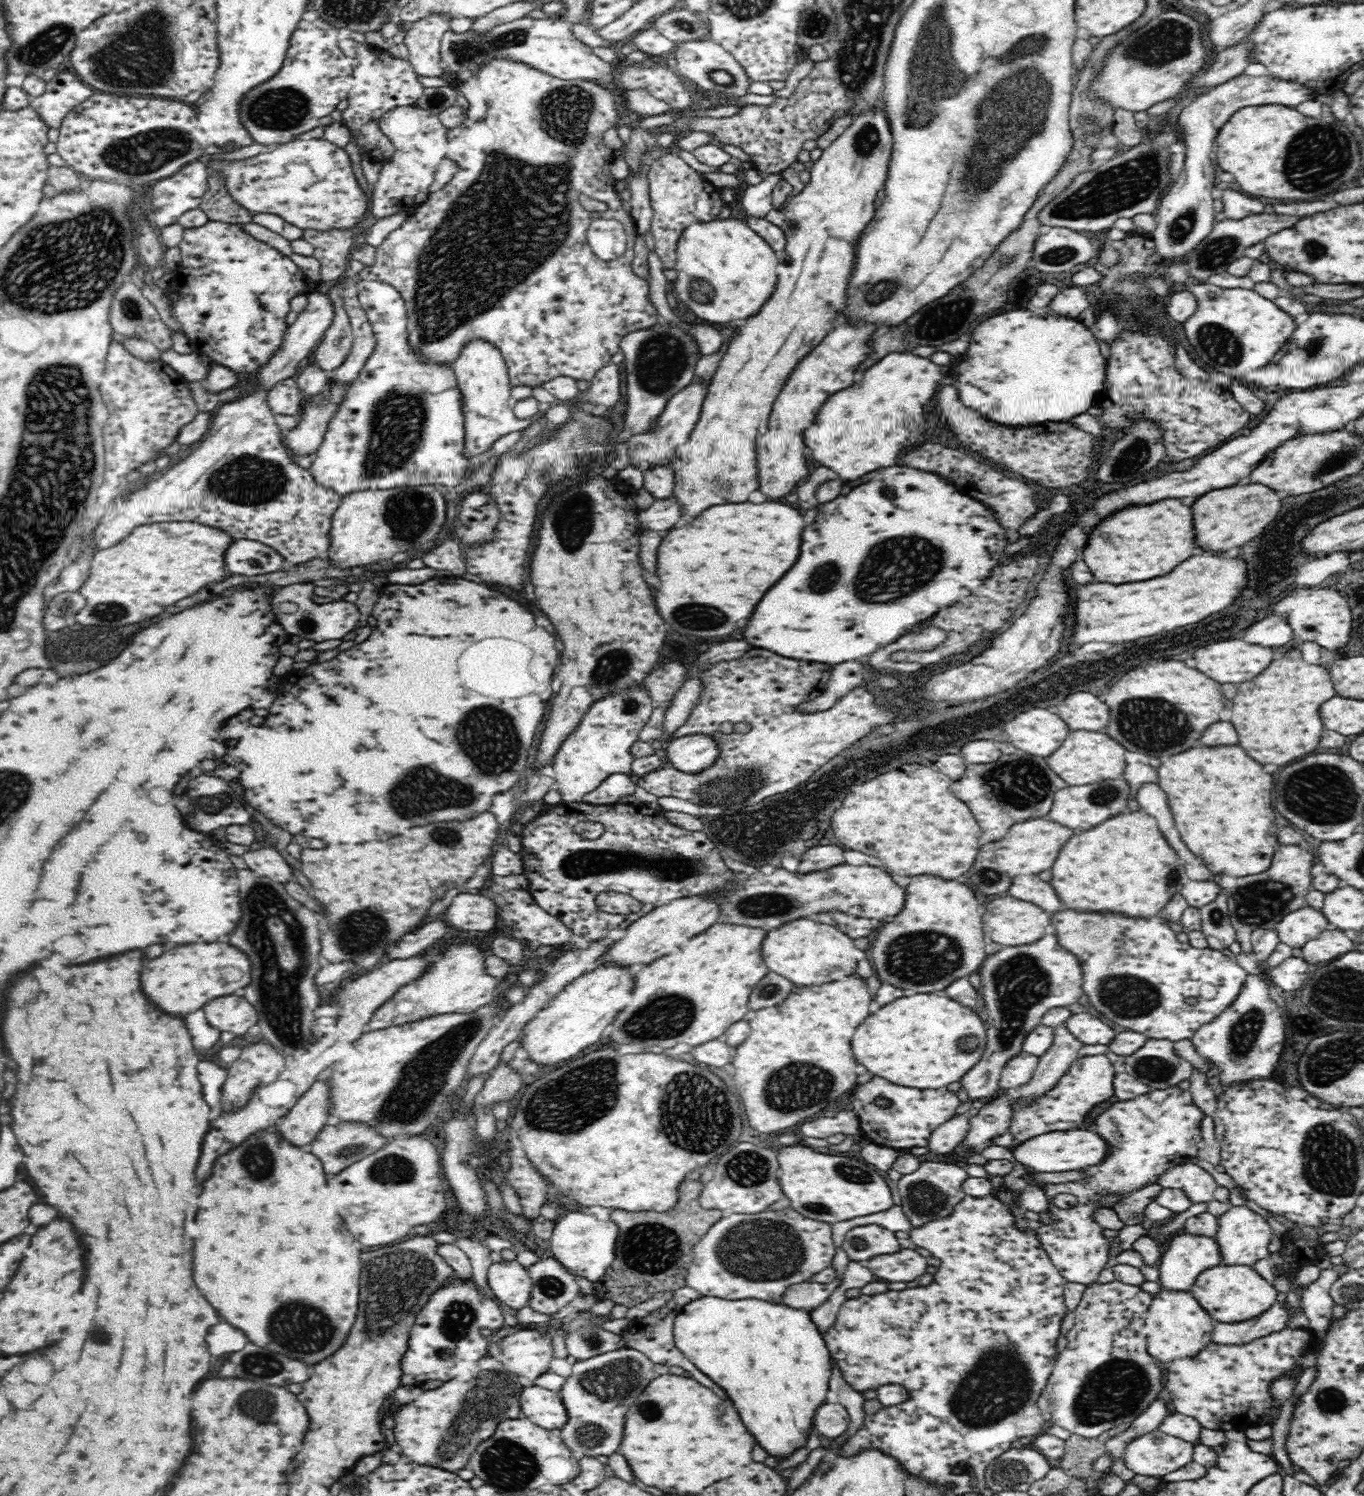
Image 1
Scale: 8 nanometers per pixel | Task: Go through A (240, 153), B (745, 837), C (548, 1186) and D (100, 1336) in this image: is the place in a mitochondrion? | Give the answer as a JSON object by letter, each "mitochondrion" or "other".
{"A":"other","B":"mitochondrion","C":"other","D":"other"}

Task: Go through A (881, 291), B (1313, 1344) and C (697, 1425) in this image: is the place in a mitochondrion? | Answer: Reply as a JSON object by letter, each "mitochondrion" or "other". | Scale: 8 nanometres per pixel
{"A":"mitochondrion","B":"other","C":"other"}

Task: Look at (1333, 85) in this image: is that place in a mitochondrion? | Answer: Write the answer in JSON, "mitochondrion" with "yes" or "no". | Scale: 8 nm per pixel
{"mitochondrion":"no"}

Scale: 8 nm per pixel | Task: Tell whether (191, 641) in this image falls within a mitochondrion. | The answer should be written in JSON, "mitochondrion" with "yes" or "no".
{"mitochondrion":"no"}

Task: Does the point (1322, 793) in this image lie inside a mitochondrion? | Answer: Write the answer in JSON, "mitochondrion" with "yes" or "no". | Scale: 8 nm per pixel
{"mitochondrion":"yes"}

